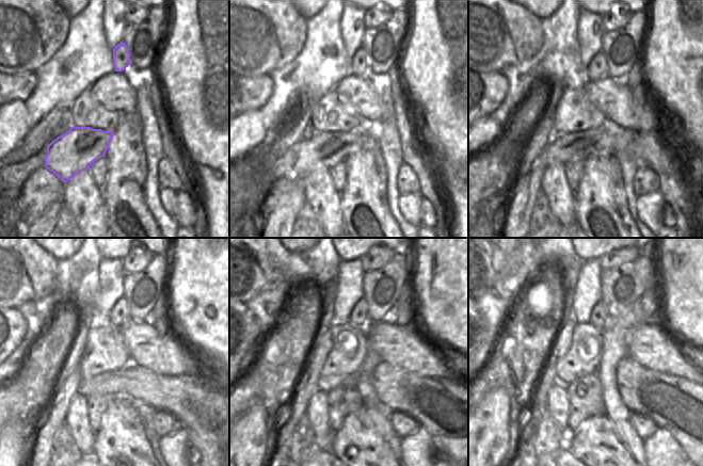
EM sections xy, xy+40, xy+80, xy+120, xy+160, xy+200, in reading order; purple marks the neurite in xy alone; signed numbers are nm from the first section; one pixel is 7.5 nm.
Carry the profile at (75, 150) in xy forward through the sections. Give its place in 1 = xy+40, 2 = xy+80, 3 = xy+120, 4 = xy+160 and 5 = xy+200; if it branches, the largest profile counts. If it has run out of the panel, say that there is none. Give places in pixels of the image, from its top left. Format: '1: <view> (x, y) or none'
1: xy+40 (317, 150)
2: xy+80 (608, 139)
3: xy+120 (136, 382)
4: xy+160 (386, 376)
5: xy+200 (634, 382)

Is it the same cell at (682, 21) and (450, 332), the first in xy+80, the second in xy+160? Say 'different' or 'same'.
same

